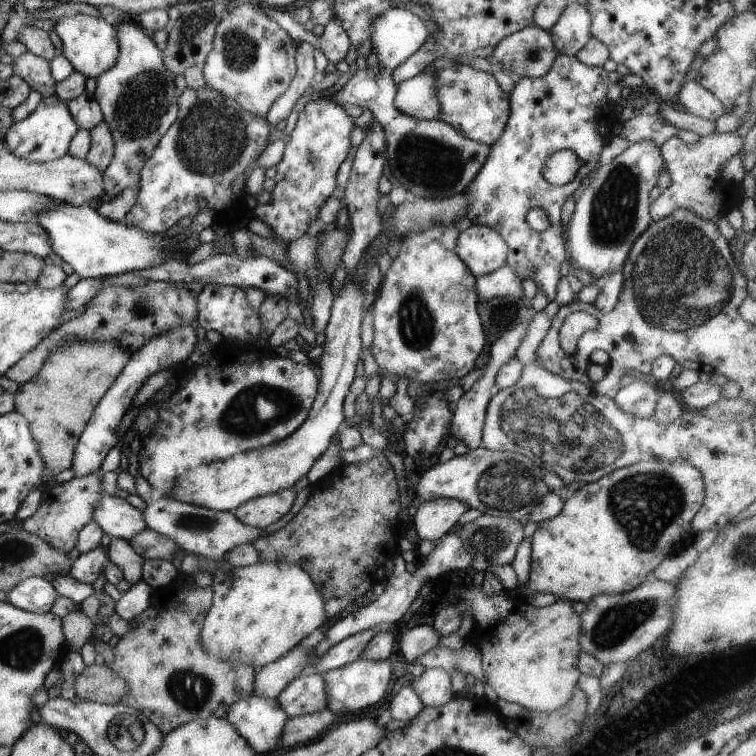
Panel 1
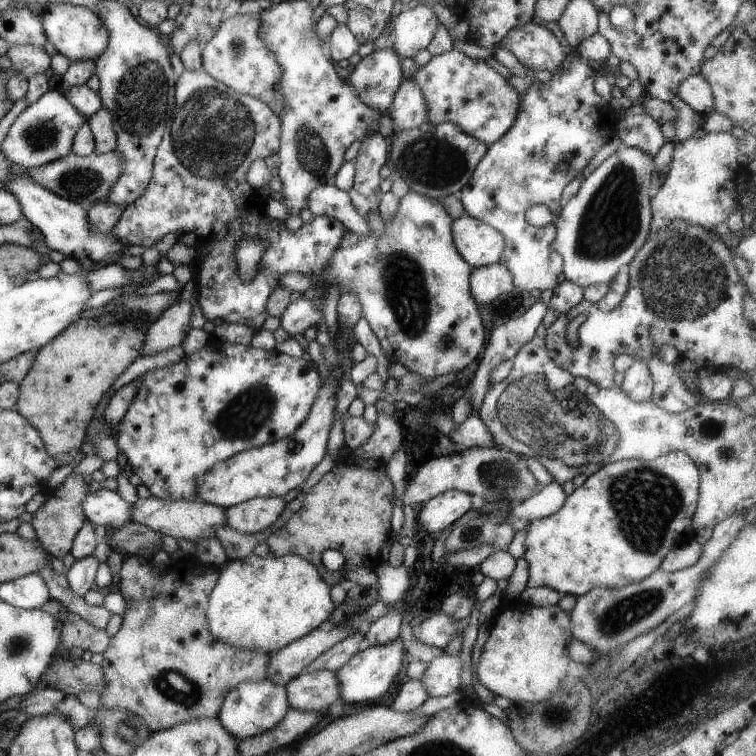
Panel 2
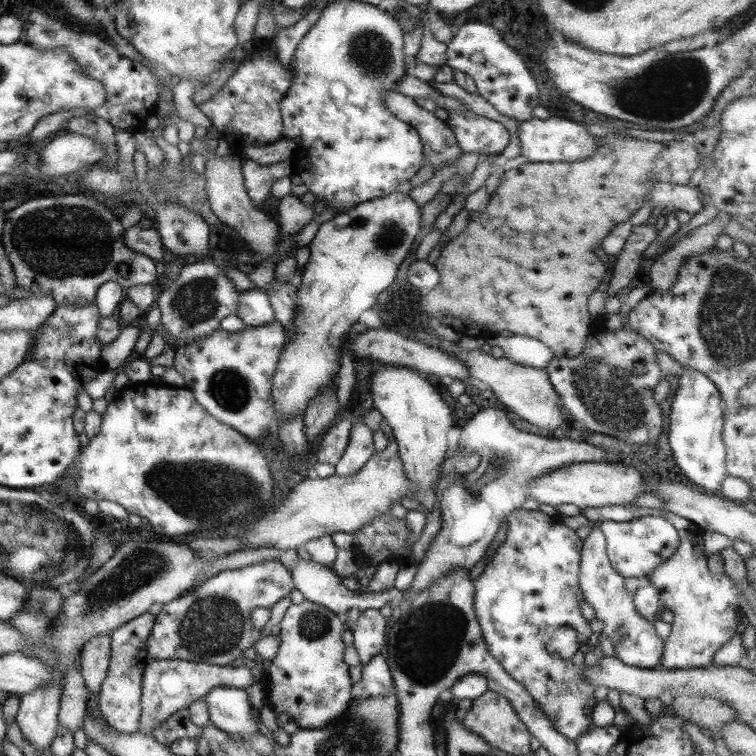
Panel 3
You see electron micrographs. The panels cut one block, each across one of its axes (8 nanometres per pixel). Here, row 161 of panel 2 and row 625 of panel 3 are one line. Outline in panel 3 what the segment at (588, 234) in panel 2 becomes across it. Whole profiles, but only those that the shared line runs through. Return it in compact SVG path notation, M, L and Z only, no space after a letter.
M599 524L592 530L590 536L583 541L580 558L580 574L578 585L582 589L584 602L587 606L594 607L596 619L604 623L604 628L598 632L599 636L606 635L612 646L616 657L624 664L636 668L656 669L660 667L664 643L654 629L656 620L646 620L634 607L634 596L626 590L624 577L612 568L612 564L606 554L607 543Z

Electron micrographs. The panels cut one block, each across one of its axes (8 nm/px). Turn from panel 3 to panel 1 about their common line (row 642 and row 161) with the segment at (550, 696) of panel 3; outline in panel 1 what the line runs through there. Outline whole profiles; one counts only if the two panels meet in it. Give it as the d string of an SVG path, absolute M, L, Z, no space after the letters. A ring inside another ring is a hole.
M558 54L556 60L554 60L552 68L549 68L549 71L541 77L536 77L535 79L529 79L528 77L521 78L514 88L509 92L509 119L504 129L504 132L500 135L500 138L491 145L491 151L486 159L486 162L482 165L480 172L477 172L477 175L474 177L474 180L469 184L466 188L466 193L469 196L469 207L467 210L466 216L472 221L472 224L476 225L488 225L492 228L496 229L496 232L500 234L500 236L504 237L504 240L507 244L507 265L514 270L514 272L522 278L522 280L526 280L530 278L530 280L534 280L535 284L538 287L541 287L542 292L547 296L547 298L551 301L555 300L555 296L557 295L557 288L559 285L559 280L562 278L560 275L560 266L564 260L566 260L568 253L567 248L565 248L564 238L562 238L562 218L560 217L560 212L562 212L562 206L564 206L564 202L568 196L572 196L578 186L582 184L582 182L587 181L588 174L594 170L597 166L597 162L599 162L600 152L602 152L602 148L612 138L612 132L615 125L618 125L619 122L616 120L616 113L614 112L614 108L612 108L612 102L606 97L606 91L608 90L609 84L613 81L613 77L604 70L603 67L591 67L585 65L583 62L580 62L576 56L563 55ZM564 149L571 150L578 156L580 159L580 170L576 173L576 176L565 185L558 186L550 184L542 174L544 164L552 154L558 151L563 151ZM540 207L543 208L549 216L550 226L543 230L542 232L538 232L534 230L526 220L526 215L531 208Z

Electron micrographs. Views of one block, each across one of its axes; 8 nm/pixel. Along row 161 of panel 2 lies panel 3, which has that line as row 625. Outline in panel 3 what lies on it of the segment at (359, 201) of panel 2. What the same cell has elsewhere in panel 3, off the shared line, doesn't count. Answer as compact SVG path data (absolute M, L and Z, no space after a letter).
M367 609L358 613L356 625L352 628L353 645L356 648L362 665L368 664L386 642L386 619L380 610Z

